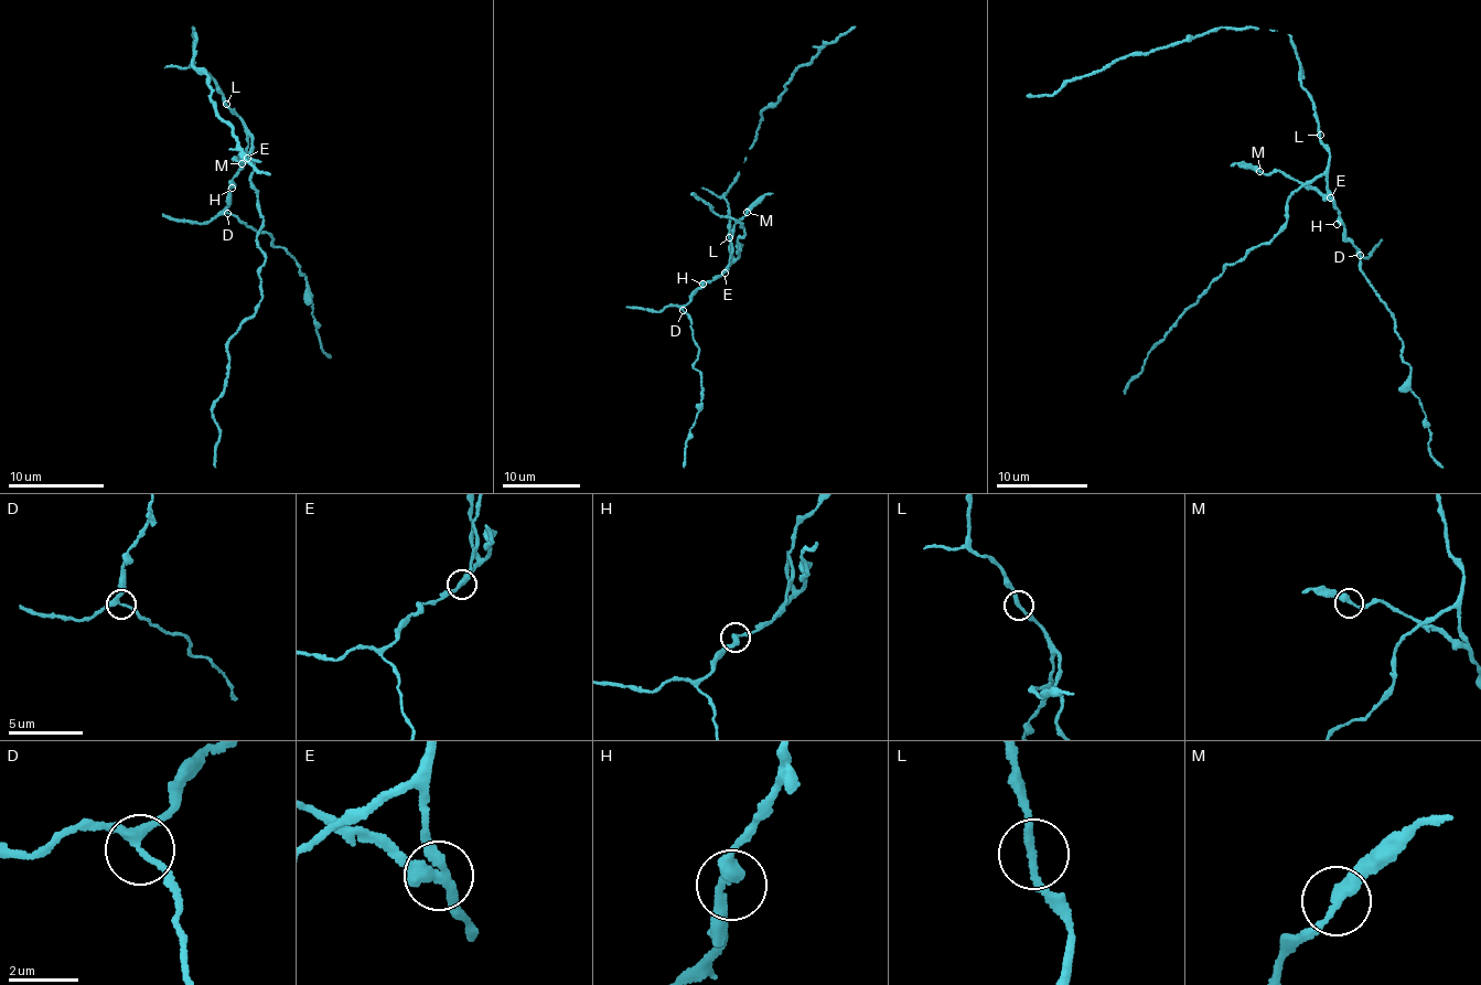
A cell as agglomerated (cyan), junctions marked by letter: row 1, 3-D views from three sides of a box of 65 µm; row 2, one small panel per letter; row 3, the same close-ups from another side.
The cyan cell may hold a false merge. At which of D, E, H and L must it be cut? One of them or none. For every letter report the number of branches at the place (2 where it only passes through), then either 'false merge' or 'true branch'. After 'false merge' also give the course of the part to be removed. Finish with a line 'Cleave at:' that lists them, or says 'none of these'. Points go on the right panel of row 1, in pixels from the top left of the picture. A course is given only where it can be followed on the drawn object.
D: 3 | true branch
E: 3 | false merge | (1330, 199), (1278, 172), (1262, 173), (1231, 166)
H: 2 | true branch
L: 2 | true branch
Cleave at: E

